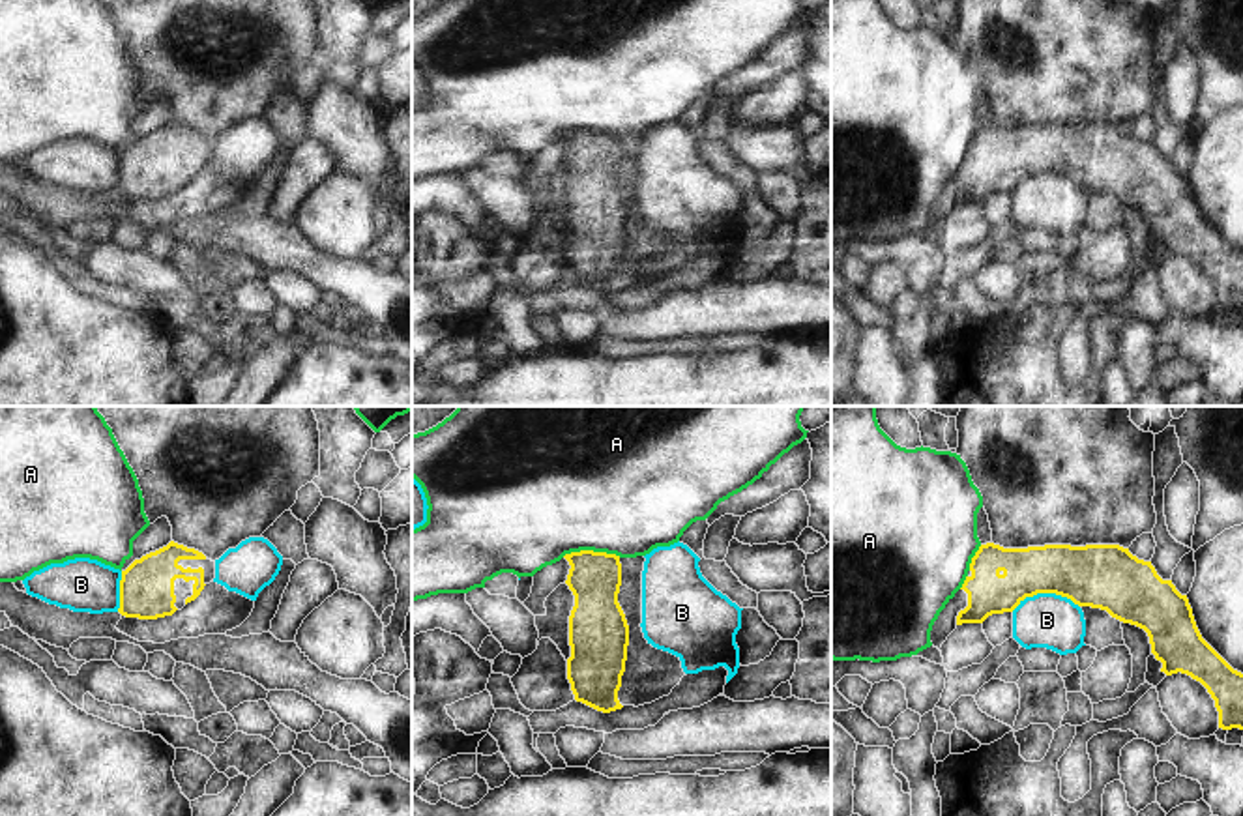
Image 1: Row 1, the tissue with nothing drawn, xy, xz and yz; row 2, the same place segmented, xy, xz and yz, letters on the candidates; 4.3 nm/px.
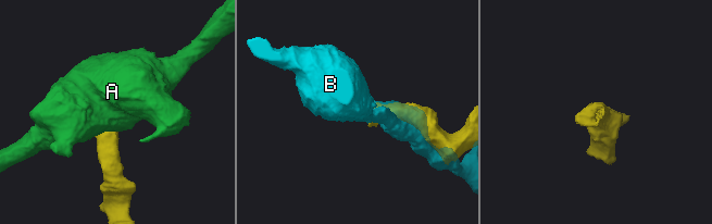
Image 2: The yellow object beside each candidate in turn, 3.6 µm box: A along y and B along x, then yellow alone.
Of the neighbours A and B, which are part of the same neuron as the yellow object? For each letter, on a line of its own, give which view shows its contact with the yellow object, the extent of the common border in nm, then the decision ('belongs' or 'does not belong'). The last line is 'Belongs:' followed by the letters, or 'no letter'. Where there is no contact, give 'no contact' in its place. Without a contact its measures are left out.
A: xz | 260 nm | does not belong
B: yz | 300 nm | does not belong
Belongs: no letter

